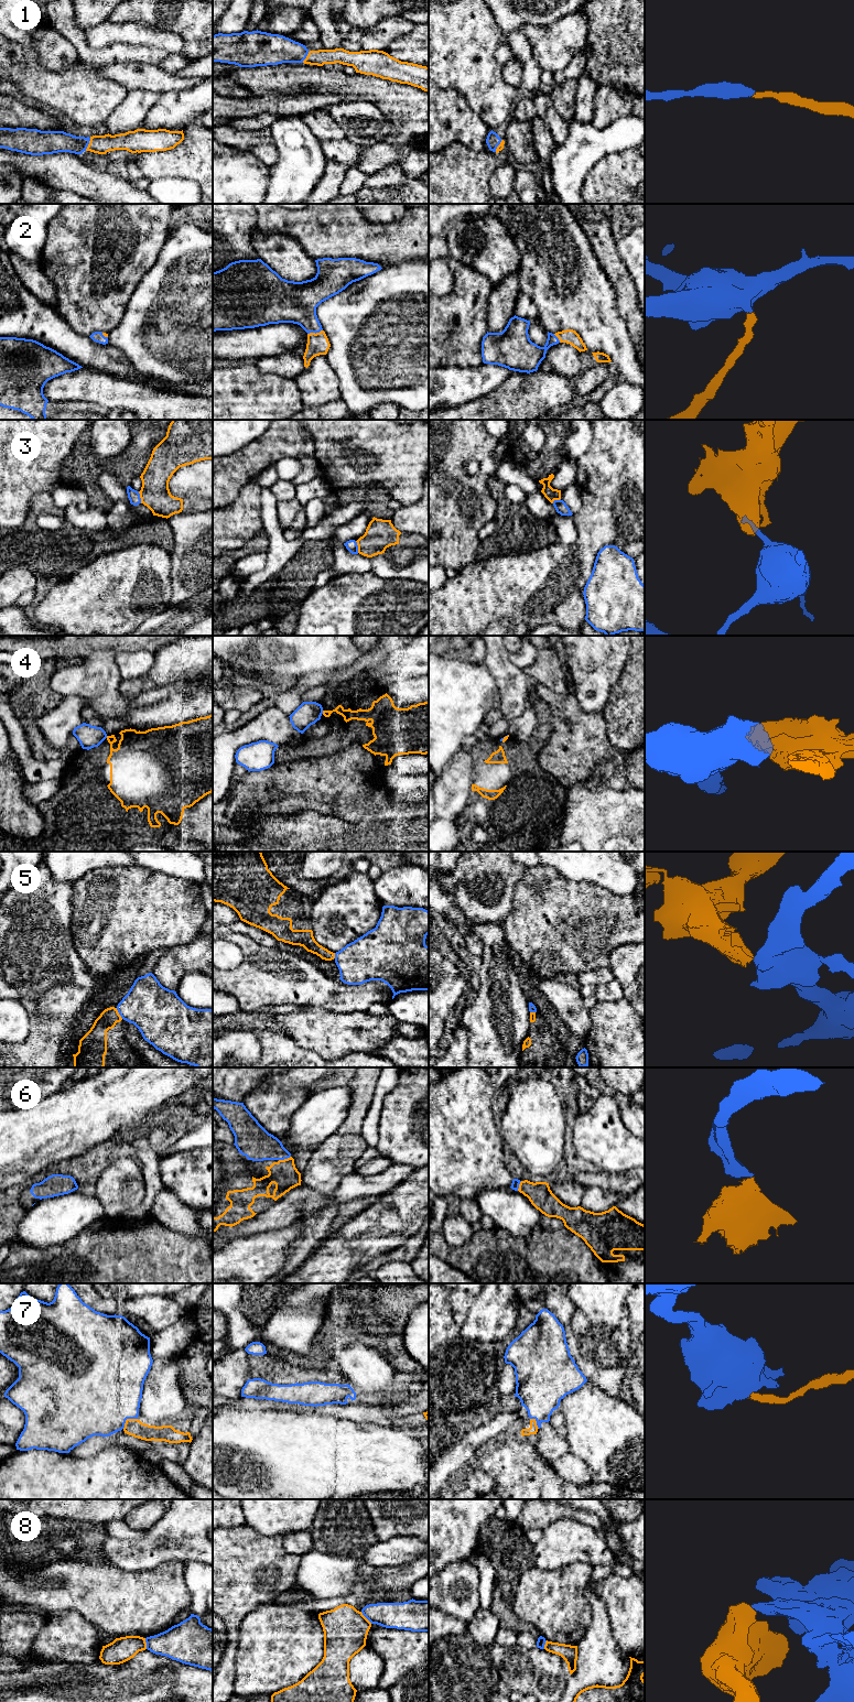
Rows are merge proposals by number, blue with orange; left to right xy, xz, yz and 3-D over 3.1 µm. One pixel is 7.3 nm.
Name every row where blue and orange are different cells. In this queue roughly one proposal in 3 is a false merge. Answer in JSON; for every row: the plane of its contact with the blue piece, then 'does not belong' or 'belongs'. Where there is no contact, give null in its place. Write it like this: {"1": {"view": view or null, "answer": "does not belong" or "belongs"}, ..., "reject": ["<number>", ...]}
{"1": {"view": "xy", "answer": "belongs"}, "2": {"view": "xz", "answer": "belongs"}, "3": {"view": "xy", "answer": "does not belong"}, "4": {"view": "xz", "answer": "does not belong"}, "5": {"view": "xy", "answer": "does not belong"}, "6": {"view": "xz", "answer": "belongs"}, "7": {"view": "xy", "answer": "does not belong"}, "8": {"view": "xz", "answer": "does not belong"}, "reject": ["3", "4", "5", "7", "8"]}

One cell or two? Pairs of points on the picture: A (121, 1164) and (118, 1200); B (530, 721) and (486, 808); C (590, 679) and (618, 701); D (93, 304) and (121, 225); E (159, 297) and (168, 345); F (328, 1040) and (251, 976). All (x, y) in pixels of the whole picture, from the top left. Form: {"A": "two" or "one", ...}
{"A": "one", "B": "two", "C": "two", "D": "one", "E": "one", "F": "two"}

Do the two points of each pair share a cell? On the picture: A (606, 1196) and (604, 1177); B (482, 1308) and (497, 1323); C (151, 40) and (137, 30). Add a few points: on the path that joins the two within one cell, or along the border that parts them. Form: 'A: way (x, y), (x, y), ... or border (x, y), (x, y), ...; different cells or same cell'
A: border (586, 1188), (598, 1186), (616, 1191), (623, 1196); different cells
B: way (485, 1311), (494, 1320); same cell
C: way (148, 36), (140, 33); same cell

